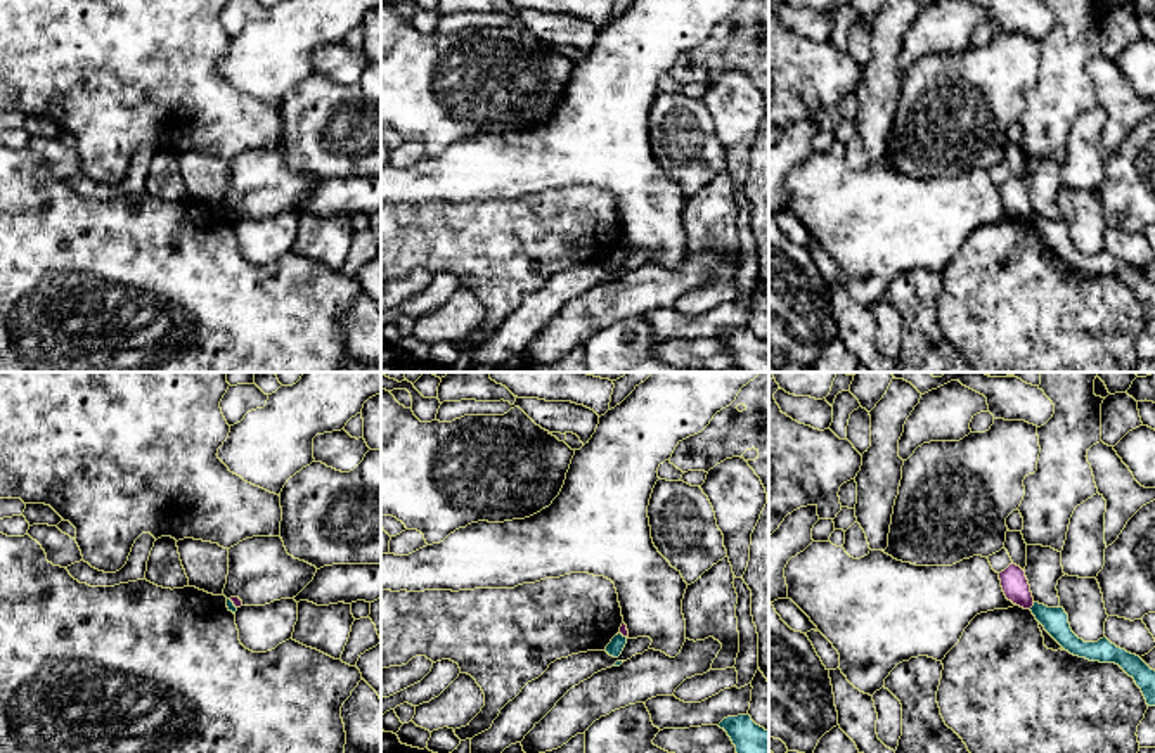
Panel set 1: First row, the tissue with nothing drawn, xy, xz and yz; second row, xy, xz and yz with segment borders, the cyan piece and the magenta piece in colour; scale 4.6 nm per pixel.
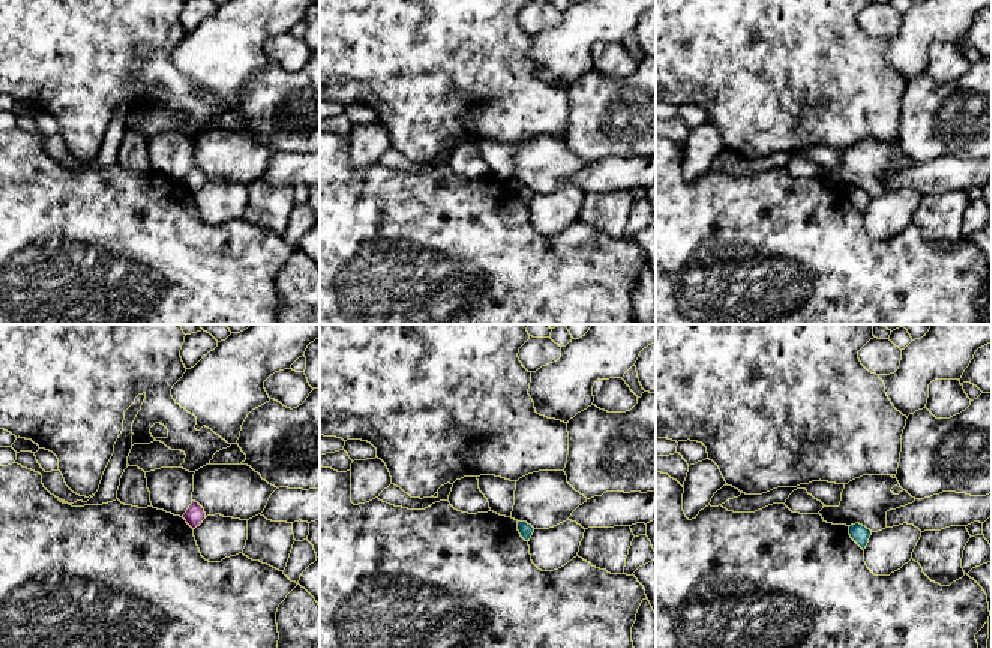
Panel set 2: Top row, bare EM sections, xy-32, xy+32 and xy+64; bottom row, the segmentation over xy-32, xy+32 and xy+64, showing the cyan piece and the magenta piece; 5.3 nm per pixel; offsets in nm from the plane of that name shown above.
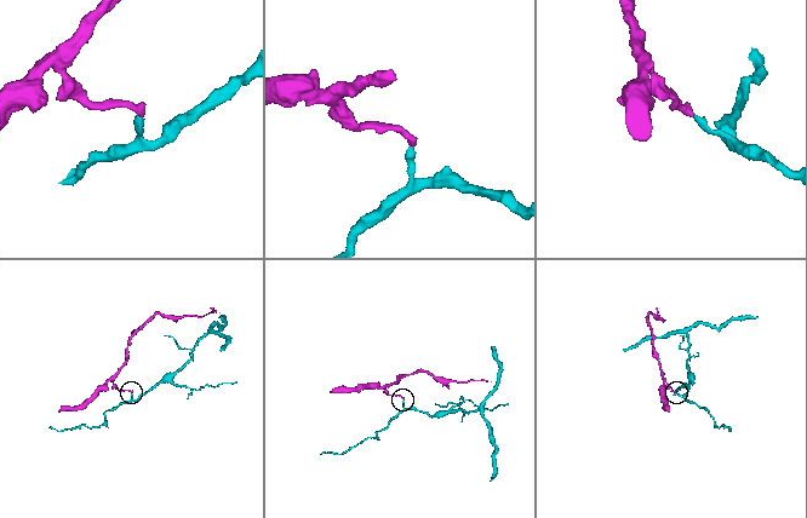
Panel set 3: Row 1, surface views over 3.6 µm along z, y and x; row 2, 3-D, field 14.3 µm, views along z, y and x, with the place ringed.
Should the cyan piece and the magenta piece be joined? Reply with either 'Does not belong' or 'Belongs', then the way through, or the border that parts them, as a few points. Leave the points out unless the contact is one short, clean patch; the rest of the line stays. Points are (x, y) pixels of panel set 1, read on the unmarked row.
Does not belong. Boundary: yz (1034, 215), (1029, 220)

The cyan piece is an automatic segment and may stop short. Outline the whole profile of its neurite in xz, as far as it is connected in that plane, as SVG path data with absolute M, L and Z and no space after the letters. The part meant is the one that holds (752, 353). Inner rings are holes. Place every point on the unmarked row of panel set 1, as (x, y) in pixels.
M750 327L727 329L719 339L727 344L736 365L745 372L769 372L769 343L757 338Z

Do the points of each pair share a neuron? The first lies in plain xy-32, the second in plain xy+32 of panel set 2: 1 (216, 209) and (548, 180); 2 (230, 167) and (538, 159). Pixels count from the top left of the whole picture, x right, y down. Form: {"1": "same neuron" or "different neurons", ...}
{"1": "different neurons", "2": "same neuron"}

